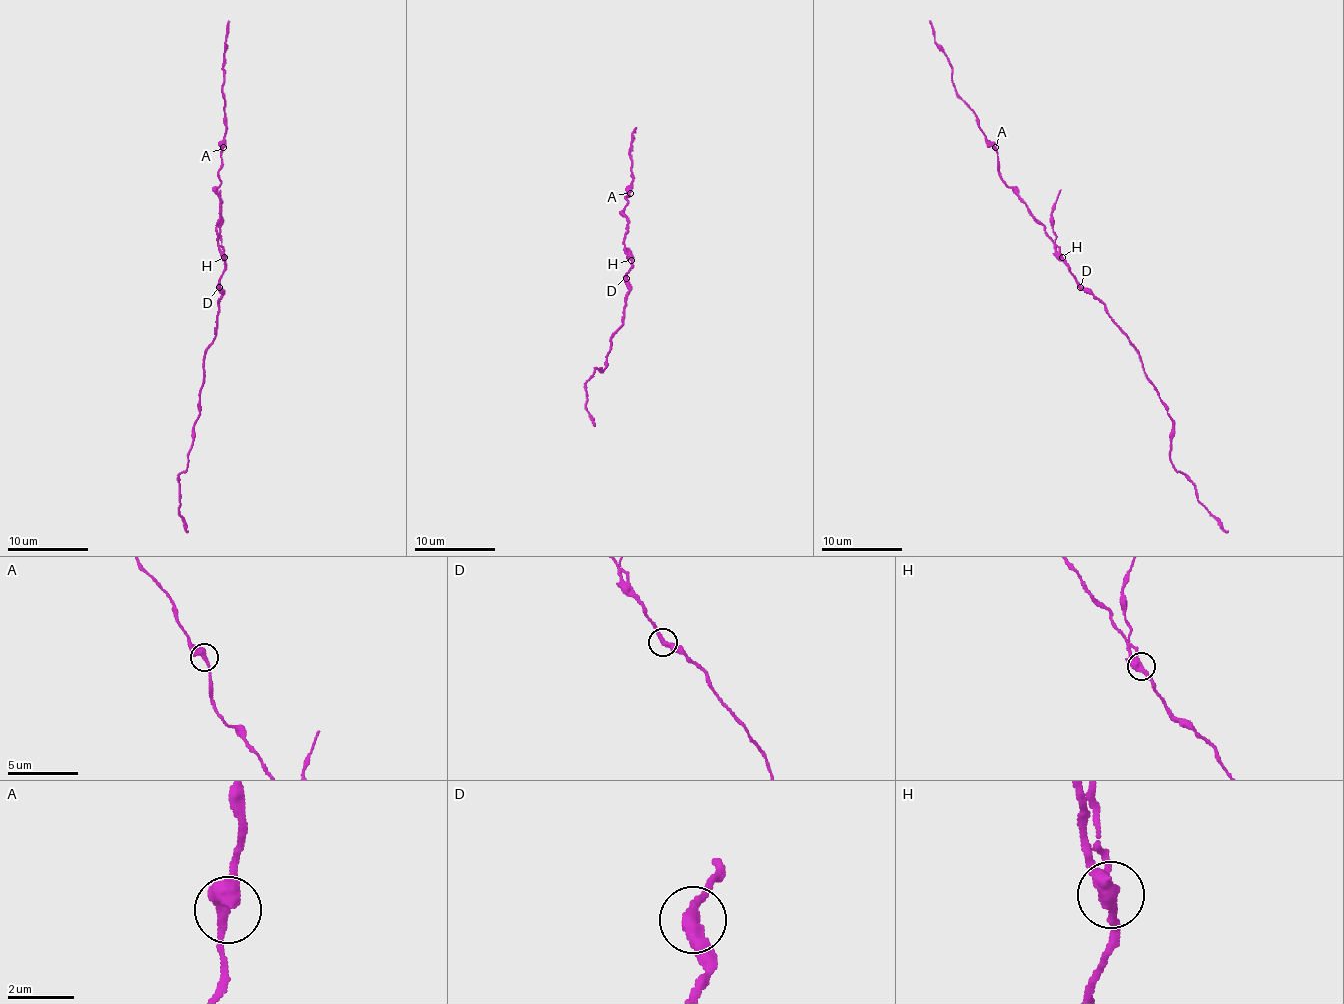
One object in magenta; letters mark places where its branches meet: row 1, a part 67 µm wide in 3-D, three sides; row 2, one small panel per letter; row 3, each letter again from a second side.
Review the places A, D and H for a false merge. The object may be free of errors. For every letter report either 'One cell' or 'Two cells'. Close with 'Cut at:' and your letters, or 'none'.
A: One cell
D: One cell
H: Two cells
Cut at: H

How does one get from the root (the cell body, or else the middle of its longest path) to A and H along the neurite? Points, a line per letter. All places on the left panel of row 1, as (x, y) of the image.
A: (221, 283), (225, 257), (217, 235), (221, 216), (217, 188), (221, 184), (223, 147)
H: (221, 283), (225, 257)

